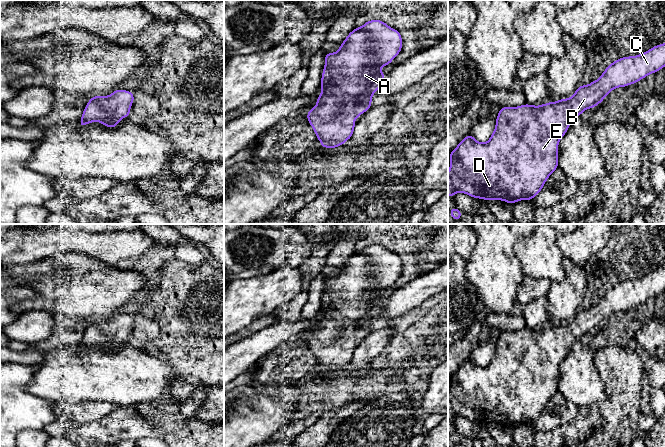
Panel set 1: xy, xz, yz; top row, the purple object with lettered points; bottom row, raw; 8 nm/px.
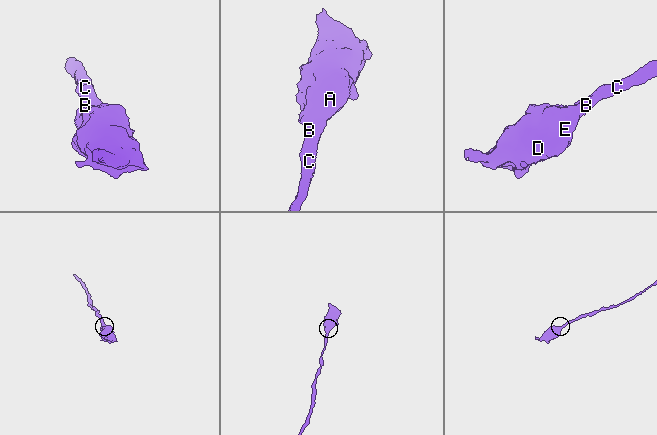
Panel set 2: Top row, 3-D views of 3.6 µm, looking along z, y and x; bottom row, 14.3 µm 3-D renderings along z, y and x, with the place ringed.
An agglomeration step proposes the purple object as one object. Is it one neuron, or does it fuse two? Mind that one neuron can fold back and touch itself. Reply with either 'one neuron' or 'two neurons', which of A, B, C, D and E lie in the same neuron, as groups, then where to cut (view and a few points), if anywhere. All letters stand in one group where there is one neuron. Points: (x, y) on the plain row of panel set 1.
one neuron | A B C D E | no cut

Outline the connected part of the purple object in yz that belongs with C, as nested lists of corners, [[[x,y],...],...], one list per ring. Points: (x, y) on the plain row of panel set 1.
[[[665,267],[652,271],[637,279],[617,283],[606,291],[598,304],[583,310],[568,323],[549,326],[540,330],[521,329],[518,331],[500,332],[496,342],[495,354],[486,367],[476,365],[473,359],[466,360],[458,370],[449,377],[450,392],[448,396],[448,419],[454,421],[457,416],[468,418],[473,422],[503,424],[513,428],[520,424],[531,424],[541,416],[548,401],[558,392],[558,367],[570,351],[570,347],[583,335],[595,332],[615,312],[626,311],[644,303],[651,297],[656,297],[665,290]]]

